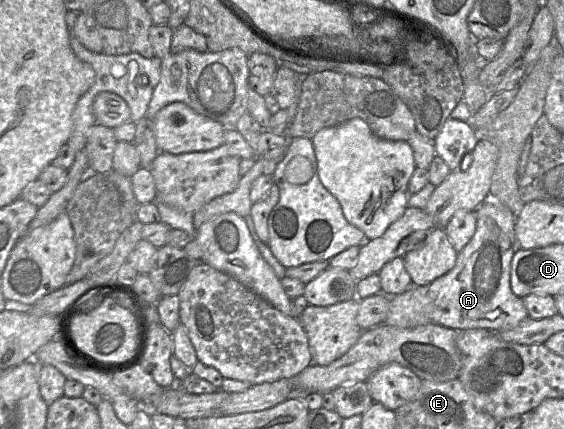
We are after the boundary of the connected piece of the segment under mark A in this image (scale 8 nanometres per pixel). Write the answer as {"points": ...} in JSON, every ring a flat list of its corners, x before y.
{"points":[[491,198,476,209,473,237,458,252,453,268,427,286,434,303,433,324,454,330,485,328,502,332,529,317,523,298,515,295,510,286,511,262,517,251,516,220,517,216,507,206]]}

